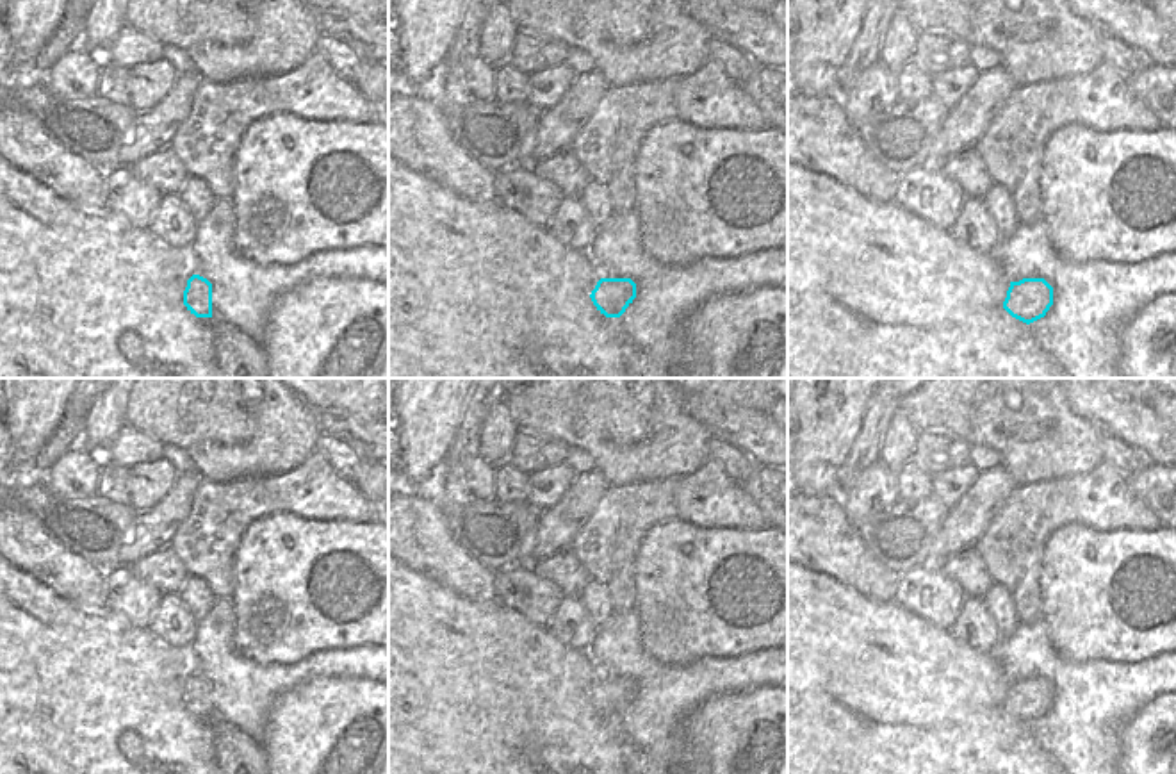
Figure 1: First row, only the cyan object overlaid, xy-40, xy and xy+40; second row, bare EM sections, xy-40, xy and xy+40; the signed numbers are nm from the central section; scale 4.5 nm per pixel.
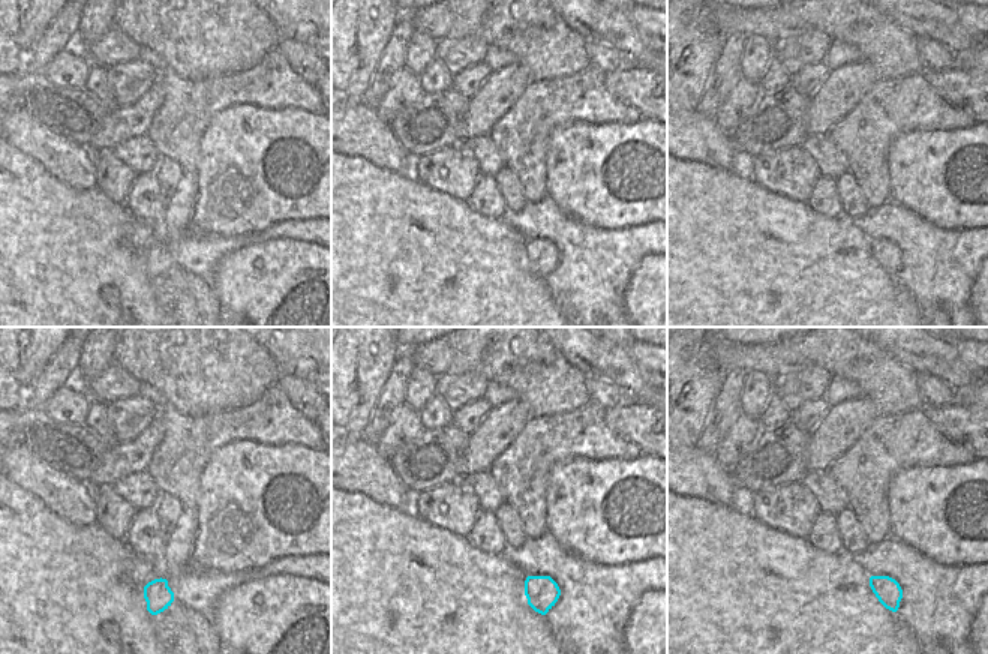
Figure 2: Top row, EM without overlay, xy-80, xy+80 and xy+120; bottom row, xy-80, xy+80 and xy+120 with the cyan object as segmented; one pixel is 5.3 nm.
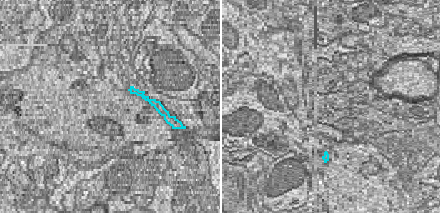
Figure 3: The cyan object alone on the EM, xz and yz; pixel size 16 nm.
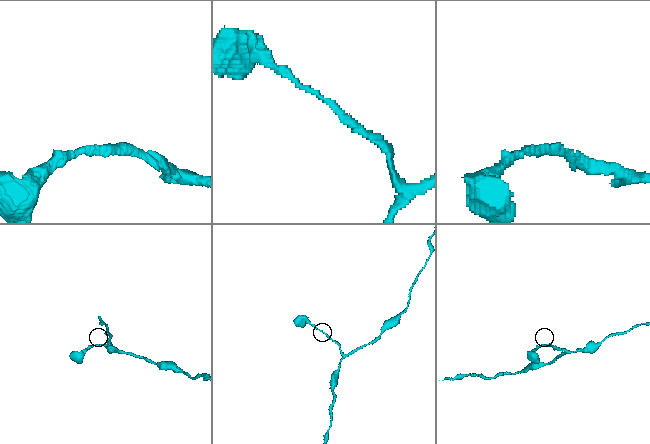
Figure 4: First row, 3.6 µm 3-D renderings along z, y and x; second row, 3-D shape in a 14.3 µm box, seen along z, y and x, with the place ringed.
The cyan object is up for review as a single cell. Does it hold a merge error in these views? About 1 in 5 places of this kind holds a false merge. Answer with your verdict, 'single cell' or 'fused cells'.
single cell

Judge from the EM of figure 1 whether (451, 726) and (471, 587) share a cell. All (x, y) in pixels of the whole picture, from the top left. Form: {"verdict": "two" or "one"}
{"verdict": "two"}

